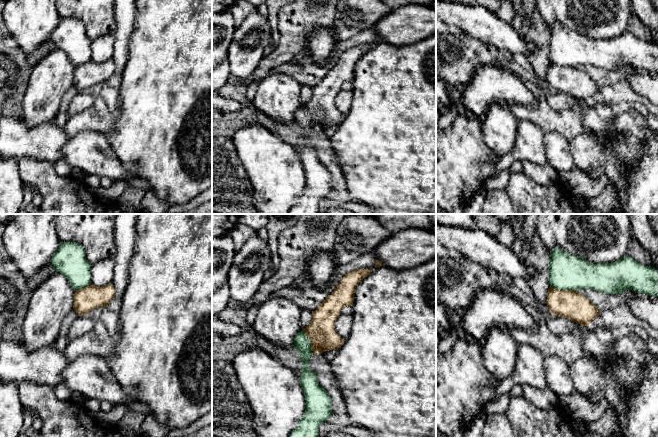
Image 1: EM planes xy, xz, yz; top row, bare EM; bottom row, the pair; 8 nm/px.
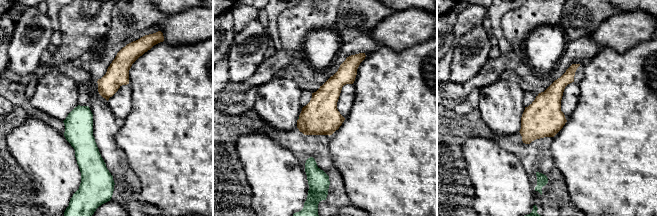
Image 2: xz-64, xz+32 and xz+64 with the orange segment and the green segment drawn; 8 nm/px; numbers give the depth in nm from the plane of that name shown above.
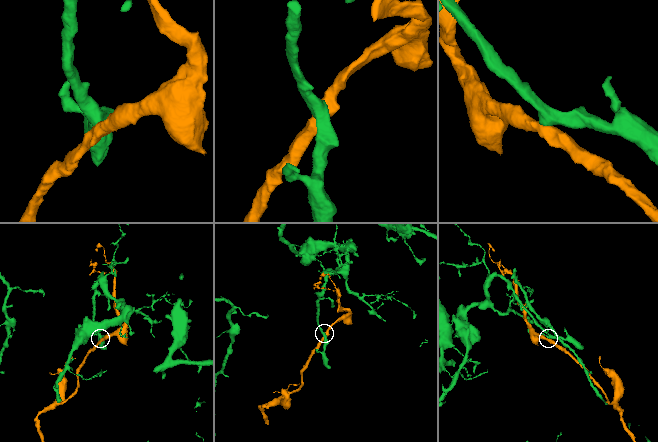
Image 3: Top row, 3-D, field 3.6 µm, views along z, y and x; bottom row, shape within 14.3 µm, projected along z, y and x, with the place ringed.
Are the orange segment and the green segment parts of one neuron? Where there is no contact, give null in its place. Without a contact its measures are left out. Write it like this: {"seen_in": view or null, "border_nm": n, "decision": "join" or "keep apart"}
{"seen_in": "yz", "border_nm": 220, "decision": "keep apart"}

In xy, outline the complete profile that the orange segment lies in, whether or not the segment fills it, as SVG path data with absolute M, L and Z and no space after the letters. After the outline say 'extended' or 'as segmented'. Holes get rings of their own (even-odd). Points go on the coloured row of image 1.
M111 283L101 287L90 284L75 292L73 309L78 316L88 315L96 308L108 306L114 297L115 288Z; as segmented

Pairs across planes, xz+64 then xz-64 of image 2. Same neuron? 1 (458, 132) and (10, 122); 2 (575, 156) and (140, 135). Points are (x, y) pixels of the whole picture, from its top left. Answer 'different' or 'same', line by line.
1: same
2: same

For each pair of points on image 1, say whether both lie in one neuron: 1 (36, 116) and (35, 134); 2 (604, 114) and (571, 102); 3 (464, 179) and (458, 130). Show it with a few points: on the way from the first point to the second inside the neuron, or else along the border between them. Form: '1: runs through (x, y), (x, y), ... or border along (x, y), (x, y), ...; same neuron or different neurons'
1: border along (21, 117), (28, 125), (38, 125), (52, 121); different neurons
2: runs through (596, 114), (592, 114), (585, 107), (579, 105); same neuron
3: runs through (458, 167), (458, 142); same neuron

